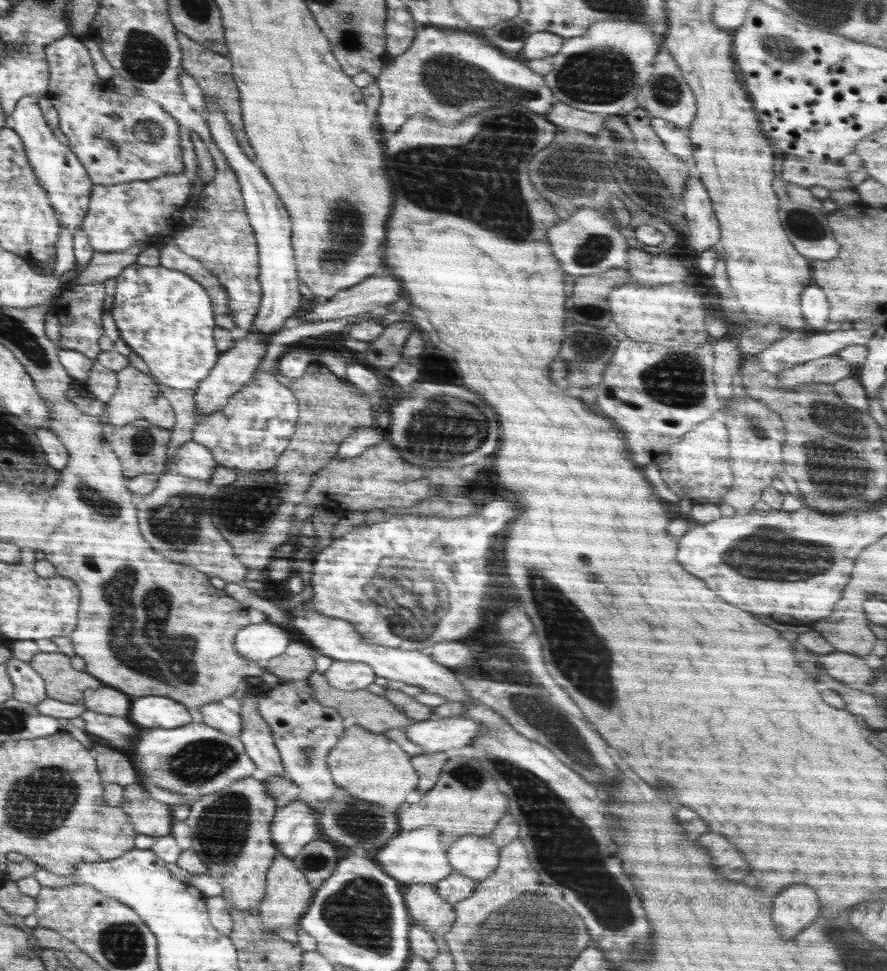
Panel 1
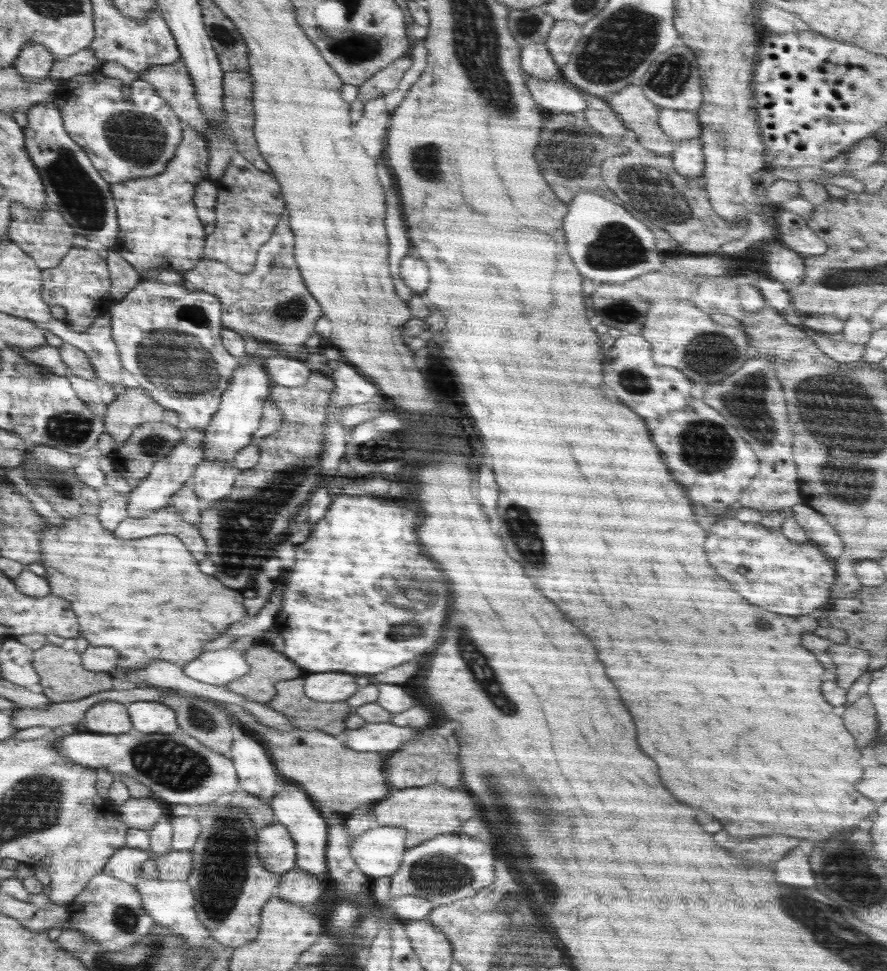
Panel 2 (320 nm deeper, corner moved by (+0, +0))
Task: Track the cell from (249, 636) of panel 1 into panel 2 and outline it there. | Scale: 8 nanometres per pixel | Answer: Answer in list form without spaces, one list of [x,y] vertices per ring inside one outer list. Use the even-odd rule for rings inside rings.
[[[231,646],[212,652],[202,652],[181,669],[186,676],[198,682],[226,686],[249,671],[245,661],[247,650],[232,649]]]

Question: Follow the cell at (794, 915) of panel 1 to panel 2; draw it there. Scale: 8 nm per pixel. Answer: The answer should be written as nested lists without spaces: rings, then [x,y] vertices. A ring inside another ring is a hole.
[[[794,848],[782,860],[776,862],[776,880],[788,886],[814,886],[814,874],[808,864],[808,856]]]

